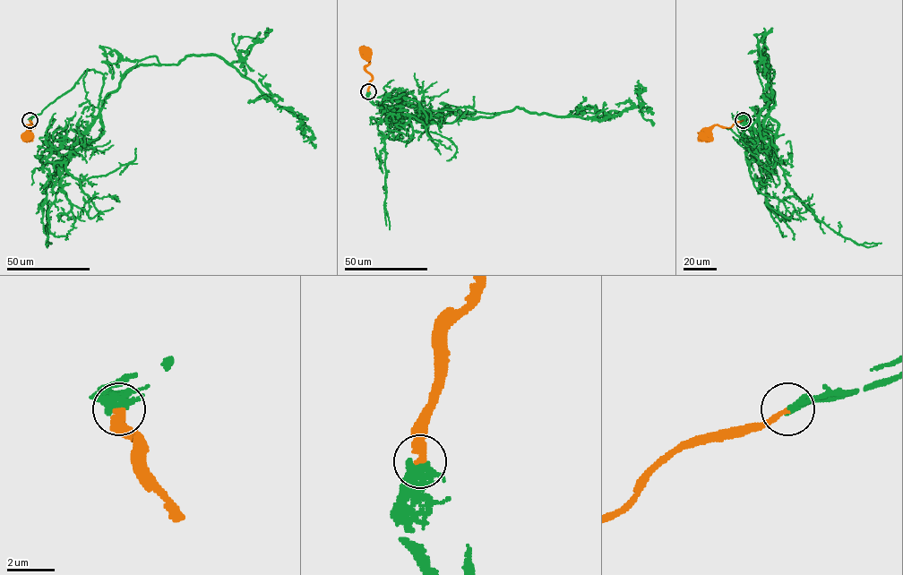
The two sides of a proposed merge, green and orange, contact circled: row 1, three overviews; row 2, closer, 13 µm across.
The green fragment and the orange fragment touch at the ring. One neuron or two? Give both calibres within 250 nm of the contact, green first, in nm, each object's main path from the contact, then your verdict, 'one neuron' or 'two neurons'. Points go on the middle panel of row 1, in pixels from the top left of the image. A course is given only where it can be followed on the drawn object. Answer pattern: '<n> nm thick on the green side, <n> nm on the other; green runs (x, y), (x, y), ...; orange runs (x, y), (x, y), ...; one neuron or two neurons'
300 nm thick on the green side, 280 nm on the other; green runs (368, 91), (387, 115), (423, 122), (516, 107), (603, 120), (640, 98), (653, 125); orange runs (368, 91), (372, 76), (365, 69), (369, 63), (365, 50); one neuron

